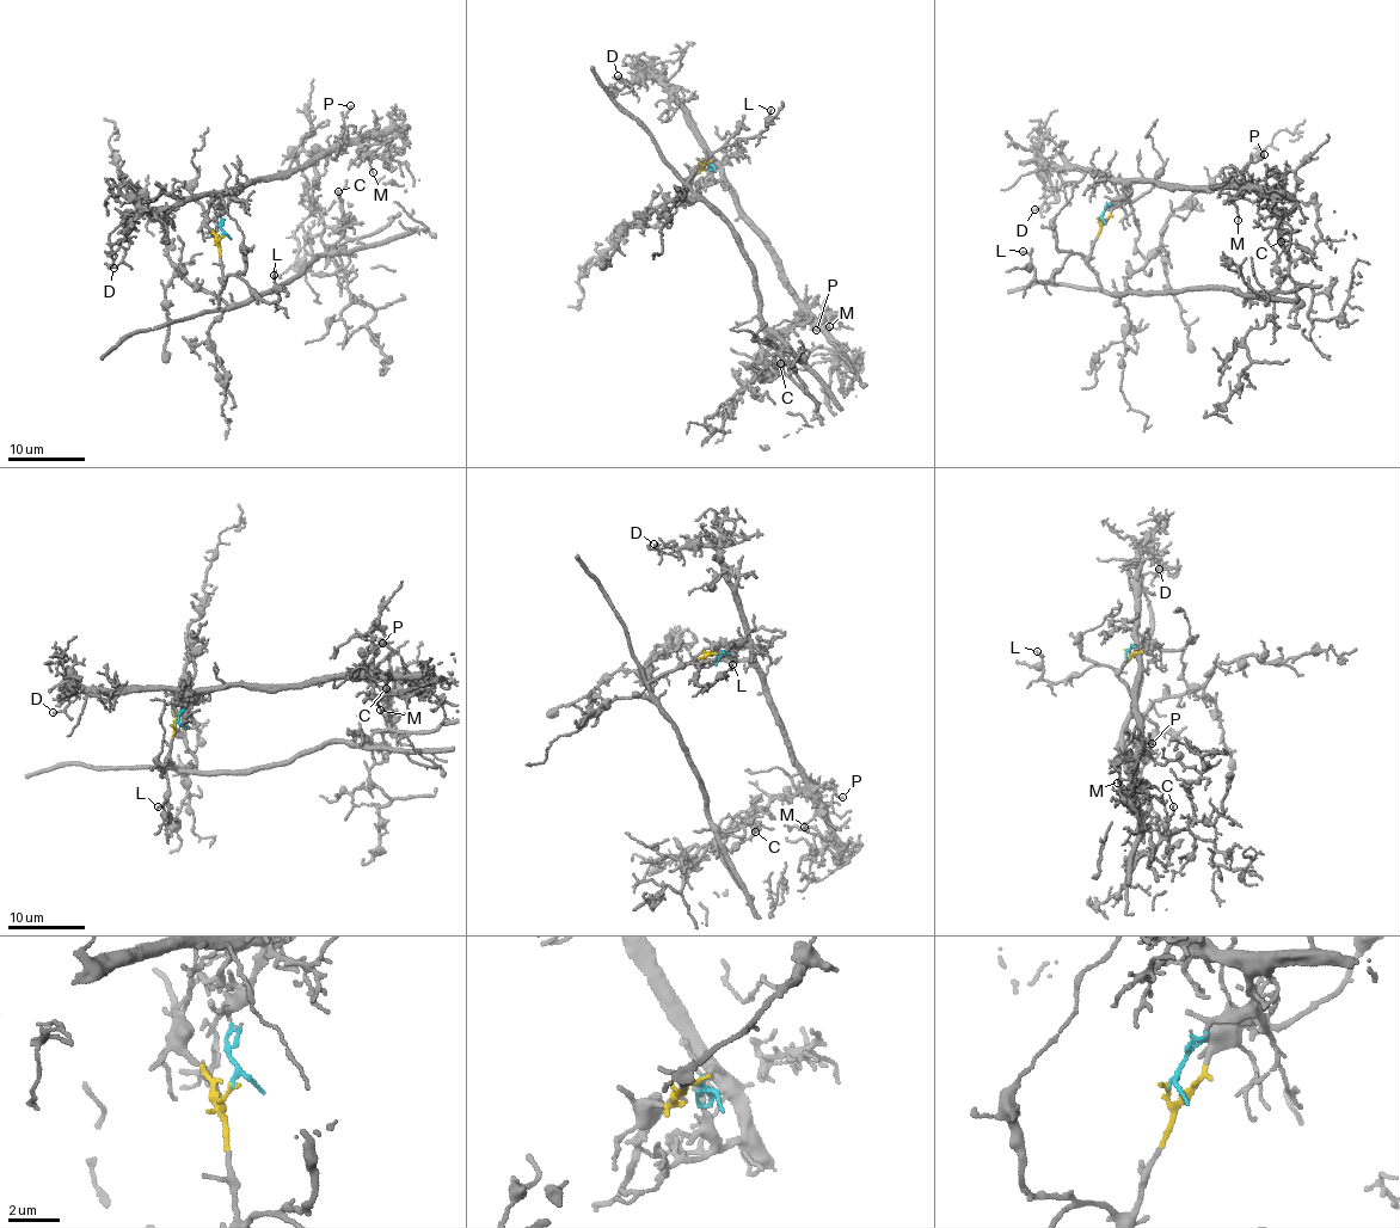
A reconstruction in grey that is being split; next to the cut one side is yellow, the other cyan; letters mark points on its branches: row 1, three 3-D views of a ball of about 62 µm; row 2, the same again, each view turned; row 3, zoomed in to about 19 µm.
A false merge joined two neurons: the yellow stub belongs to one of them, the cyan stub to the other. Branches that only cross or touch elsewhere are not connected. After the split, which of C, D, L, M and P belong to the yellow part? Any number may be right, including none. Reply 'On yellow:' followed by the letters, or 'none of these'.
On yellow: C, L

